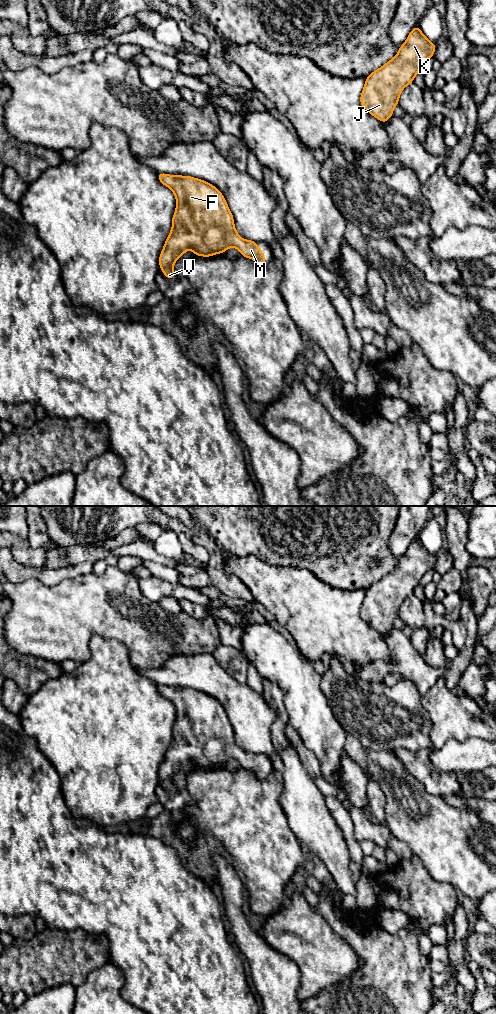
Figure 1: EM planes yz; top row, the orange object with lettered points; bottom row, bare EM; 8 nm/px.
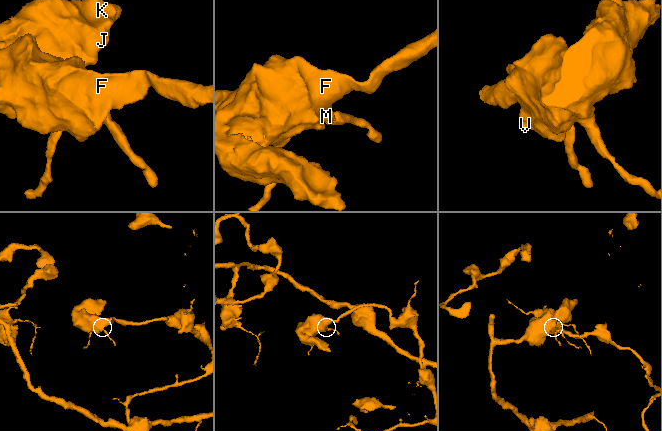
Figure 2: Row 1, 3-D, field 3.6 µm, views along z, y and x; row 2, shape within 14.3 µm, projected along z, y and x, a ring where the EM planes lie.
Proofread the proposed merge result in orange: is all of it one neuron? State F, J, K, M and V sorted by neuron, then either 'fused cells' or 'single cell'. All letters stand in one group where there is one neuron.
groups F J K M V; single cell

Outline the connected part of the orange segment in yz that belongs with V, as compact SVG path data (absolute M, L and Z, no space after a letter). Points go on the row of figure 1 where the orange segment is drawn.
M158 173L157 178L171 189L176 197L172 228L159 256L160 270L164 272L166 278L175 279L174 263L187 250L192 250L195 256L212 257L234 247L240 251L241 256L253 259L259 267L263 268L266 265L265 254L260 251L257 242L245 240L237 233L228 204L214 185L192 176Z

